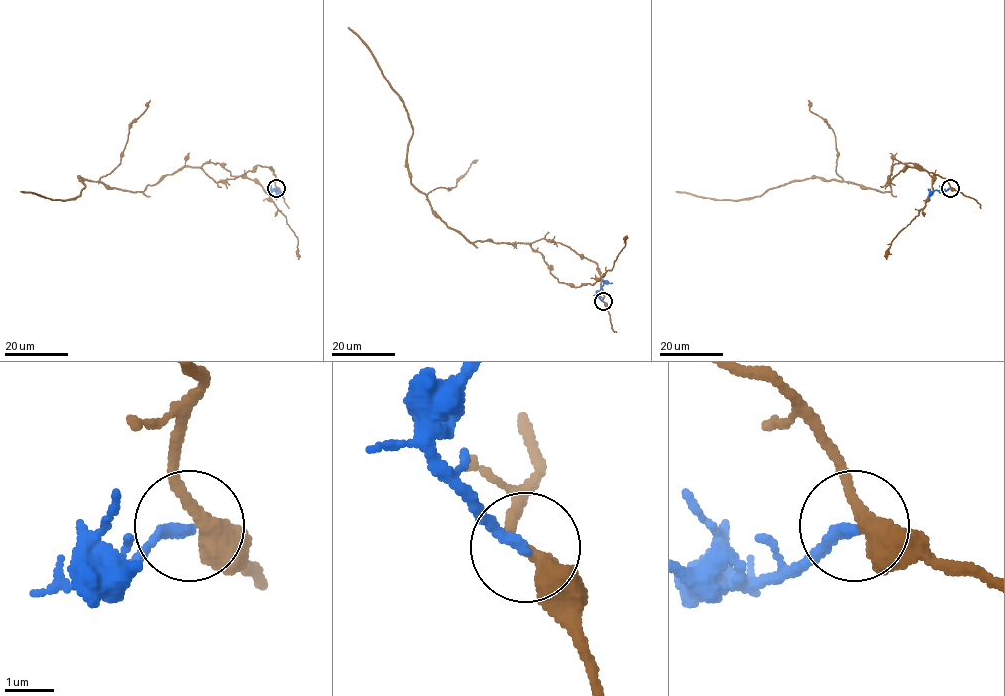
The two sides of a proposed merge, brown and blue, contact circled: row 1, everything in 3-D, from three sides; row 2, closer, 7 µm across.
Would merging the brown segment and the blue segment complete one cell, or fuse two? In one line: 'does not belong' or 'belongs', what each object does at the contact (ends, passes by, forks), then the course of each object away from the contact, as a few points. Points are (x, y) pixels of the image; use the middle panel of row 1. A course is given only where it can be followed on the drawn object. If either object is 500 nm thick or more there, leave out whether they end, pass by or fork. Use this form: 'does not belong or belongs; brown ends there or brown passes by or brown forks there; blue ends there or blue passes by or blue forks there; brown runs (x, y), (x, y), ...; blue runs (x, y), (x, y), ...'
does not belong; brown passes by; blue ends there; brown runs (603, 301), (595, 263), (565, 245), (471, 242), (447, 226), (411, 182), (413, 128), (401, 97), (348, 27); blue runs (603, 301), (598, 294), (600, 288), (605, 283), (612, 283)

